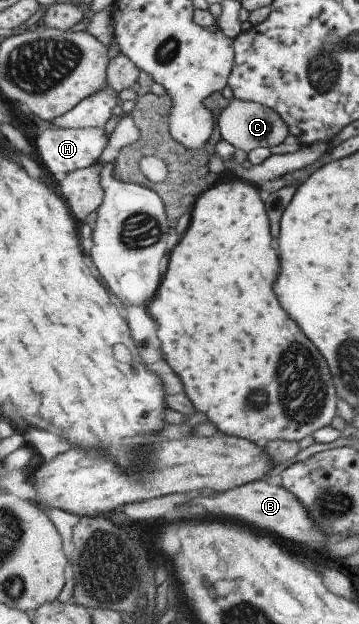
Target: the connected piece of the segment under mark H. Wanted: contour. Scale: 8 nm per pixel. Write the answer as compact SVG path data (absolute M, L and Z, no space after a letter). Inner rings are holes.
M48 128L35 140L36 149L46 168L61 181L68 172L93 167L108 146L108 137L103 128Z

